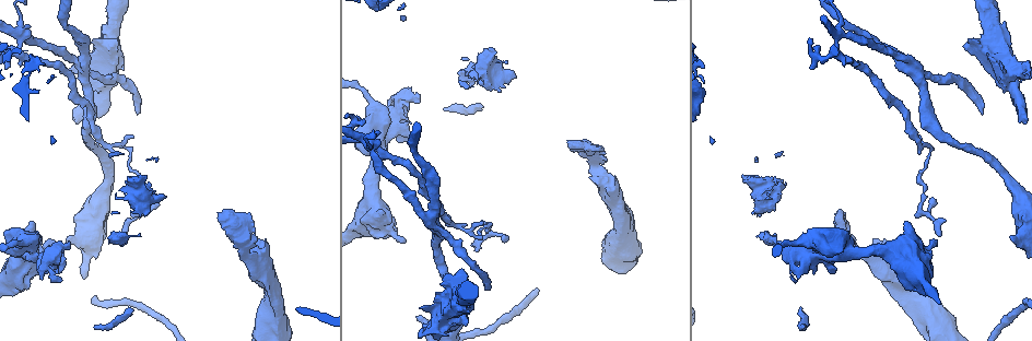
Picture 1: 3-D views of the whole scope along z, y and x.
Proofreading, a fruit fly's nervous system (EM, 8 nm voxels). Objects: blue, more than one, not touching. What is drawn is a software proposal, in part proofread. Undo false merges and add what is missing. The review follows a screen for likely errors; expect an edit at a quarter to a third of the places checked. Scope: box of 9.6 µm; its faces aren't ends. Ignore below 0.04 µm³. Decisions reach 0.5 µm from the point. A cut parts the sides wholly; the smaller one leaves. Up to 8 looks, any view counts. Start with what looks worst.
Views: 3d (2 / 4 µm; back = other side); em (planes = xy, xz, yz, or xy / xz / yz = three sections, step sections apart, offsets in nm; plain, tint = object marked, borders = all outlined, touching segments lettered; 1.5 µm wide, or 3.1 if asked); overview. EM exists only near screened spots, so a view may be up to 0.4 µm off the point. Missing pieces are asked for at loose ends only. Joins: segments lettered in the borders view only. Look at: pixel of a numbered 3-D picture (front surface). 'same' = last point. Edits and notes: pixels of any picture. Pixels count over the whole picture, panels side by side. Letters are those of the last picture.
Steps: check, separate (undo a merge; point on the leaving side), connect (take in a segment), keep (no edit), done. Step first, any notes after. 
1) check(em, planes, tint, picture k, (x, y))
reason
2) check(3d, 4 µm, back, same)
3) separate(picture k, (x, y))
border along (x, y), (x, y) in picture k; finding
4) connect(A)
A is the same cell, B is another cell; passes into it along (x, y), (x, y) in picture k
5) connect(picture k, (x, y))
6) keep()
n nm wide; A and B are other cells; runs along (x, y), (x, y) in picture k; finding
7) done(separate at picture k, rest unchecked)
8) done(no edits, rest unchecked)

check(em, planes, borders, picture 1, (981, 113))
branch stops here

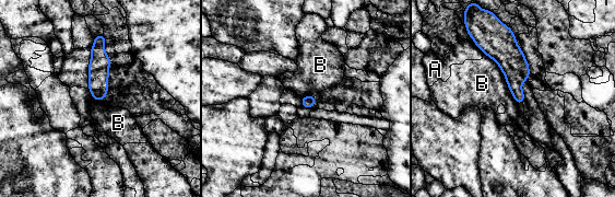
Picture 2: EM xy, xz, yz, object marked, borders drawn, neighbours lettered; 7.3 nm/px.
keep()
A and B are other cells; runs along (98, 37), (97, 97) in picture 2; none of them fits

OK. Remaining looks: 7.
check(em, yz, step 4, tint, picture 1, (84, 67))
looks like a crossing

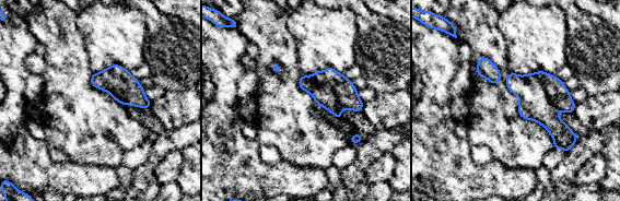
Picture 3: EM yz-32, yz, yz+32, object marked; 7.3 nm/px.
check(em, planes, borders, same)

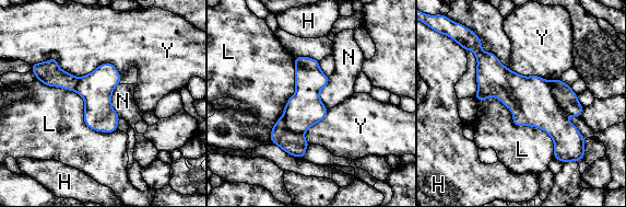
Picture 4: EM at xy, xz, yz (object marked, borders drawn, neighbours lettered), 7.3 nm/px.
separate(picture 4, (565, 96))
H, L, N and Y are other cells; border along (546, 81), (556, 103), (566, 113) in picture 4; two neurons meet here

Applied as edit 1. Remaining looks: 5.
check(overview)

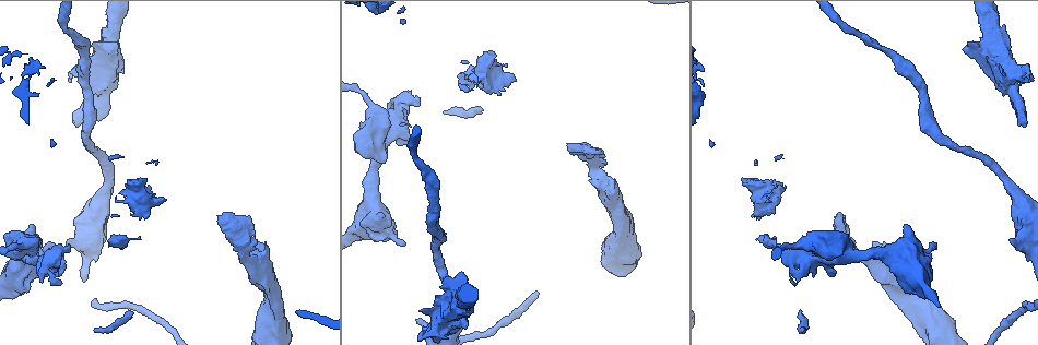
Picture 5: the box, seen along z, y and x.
check(3d, 4 µm, picture 5, (415, 319))
free end

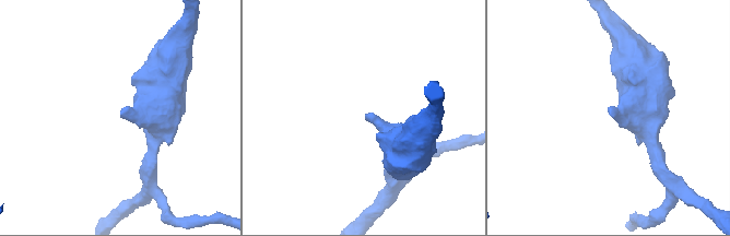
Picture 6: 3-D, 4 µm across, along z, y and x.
check(em, xz, step 4, borders, picture 6, (122, 114))
need the tissue

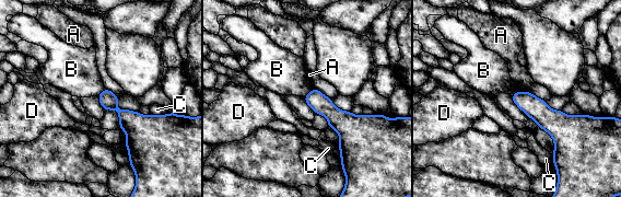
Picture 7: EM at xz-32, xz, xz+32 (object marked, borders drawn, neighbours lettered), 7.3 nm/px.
check(em, planes, borders, same)

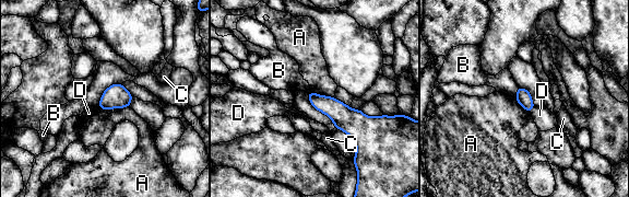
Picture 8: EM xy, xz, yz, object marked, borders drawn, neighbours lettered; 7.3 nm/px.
keep()
A, B, C and D are other cells; runs along (310, 95), (348, 120), (376, 124) in picture 8; none of them fits

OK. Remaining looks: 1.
done(separate at picture 4, rest unchecked)

